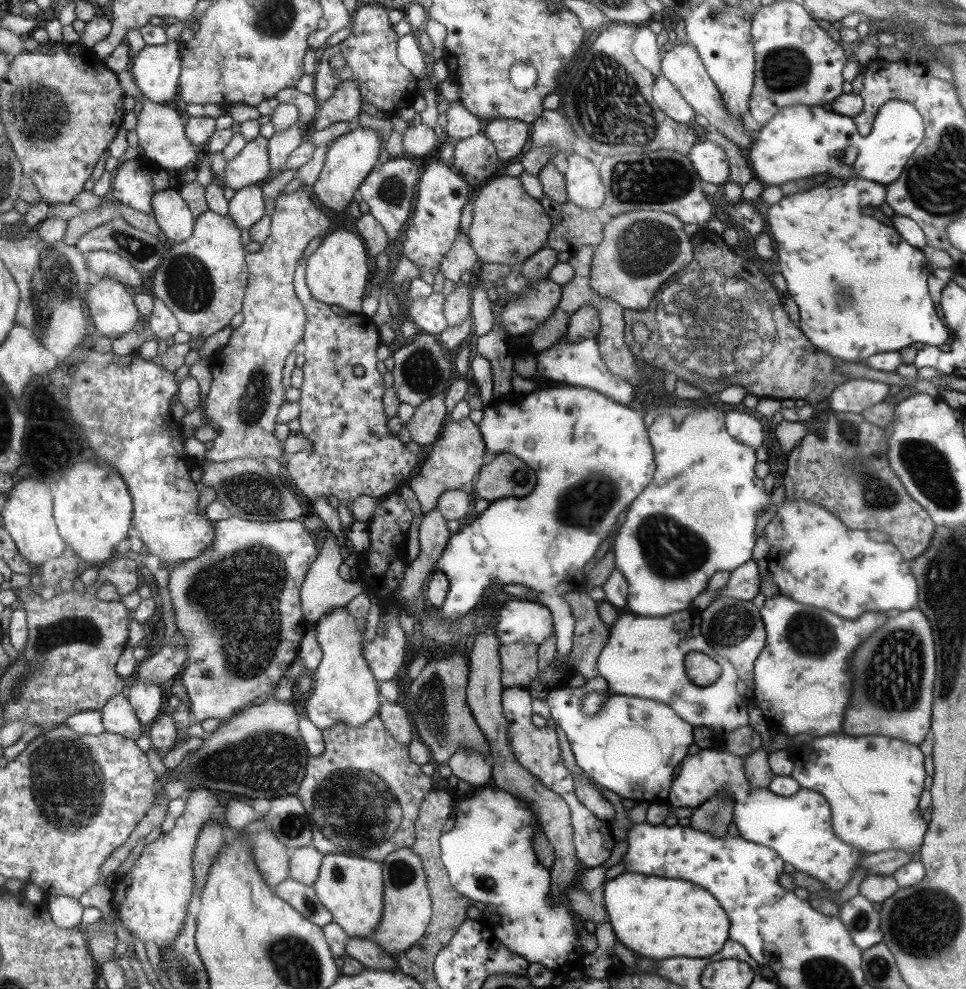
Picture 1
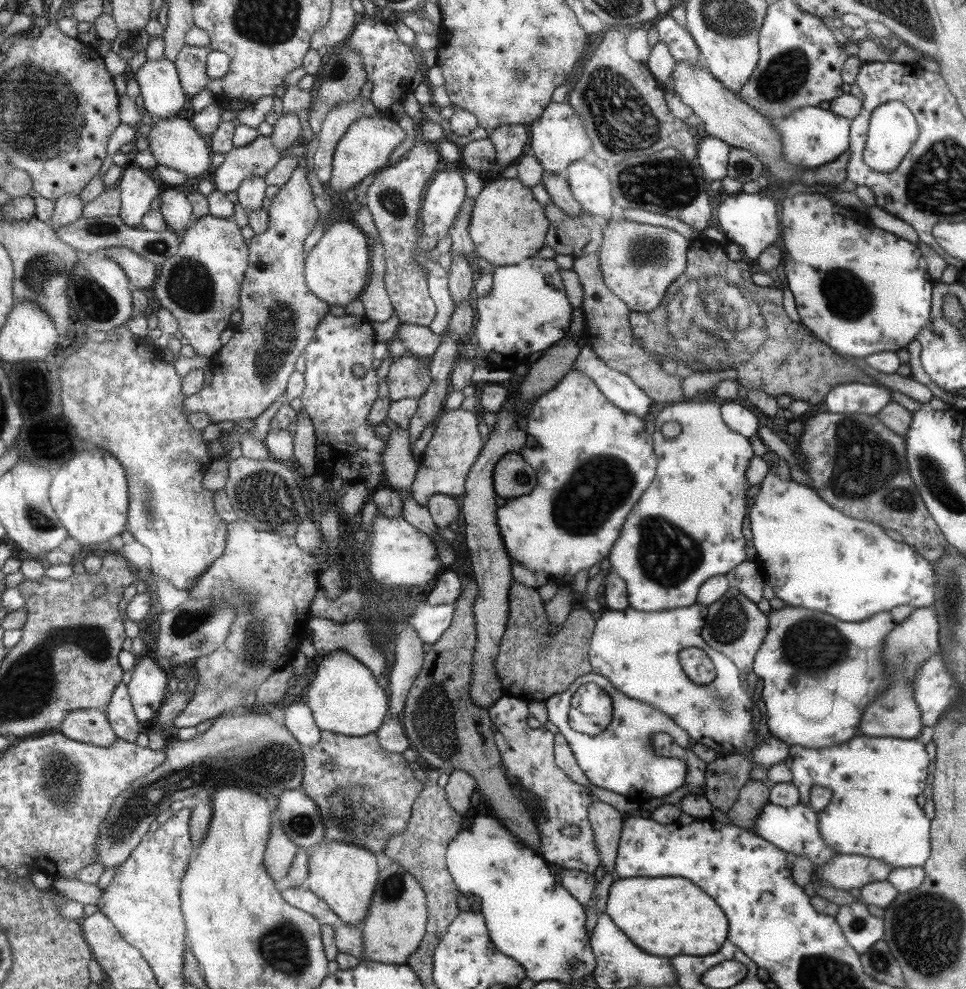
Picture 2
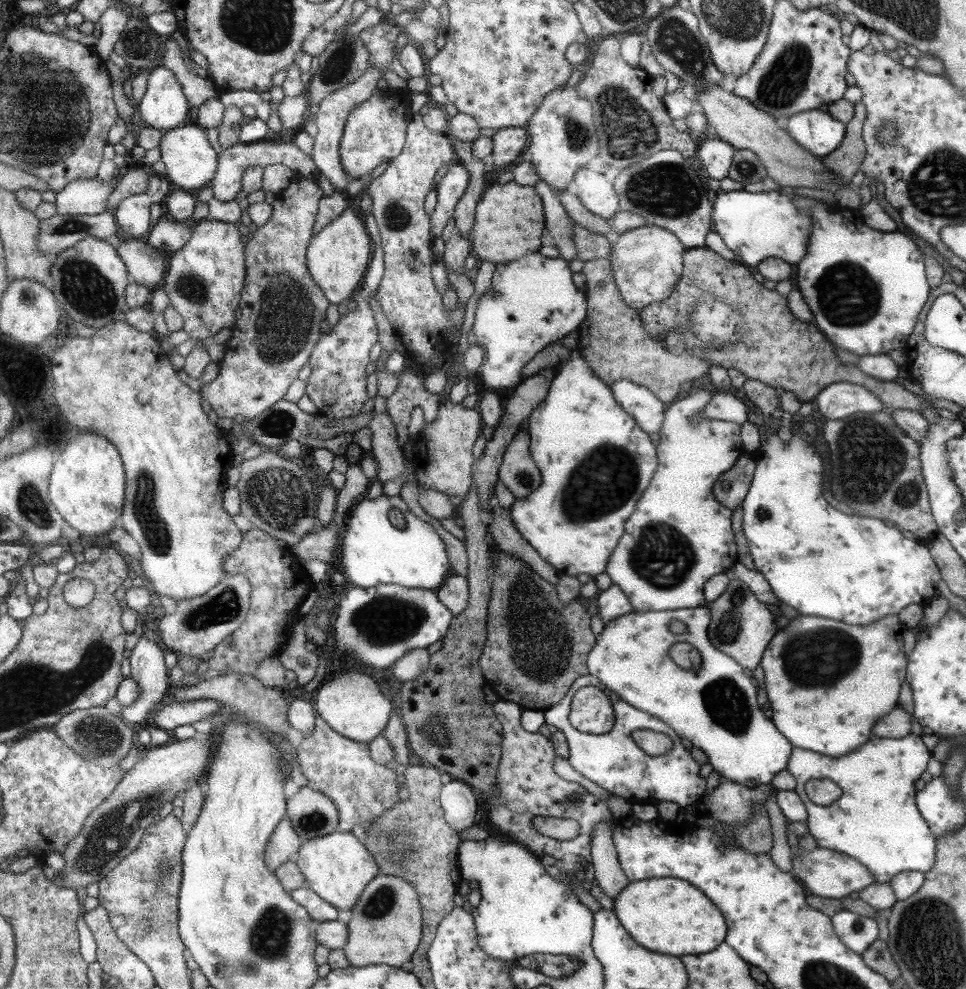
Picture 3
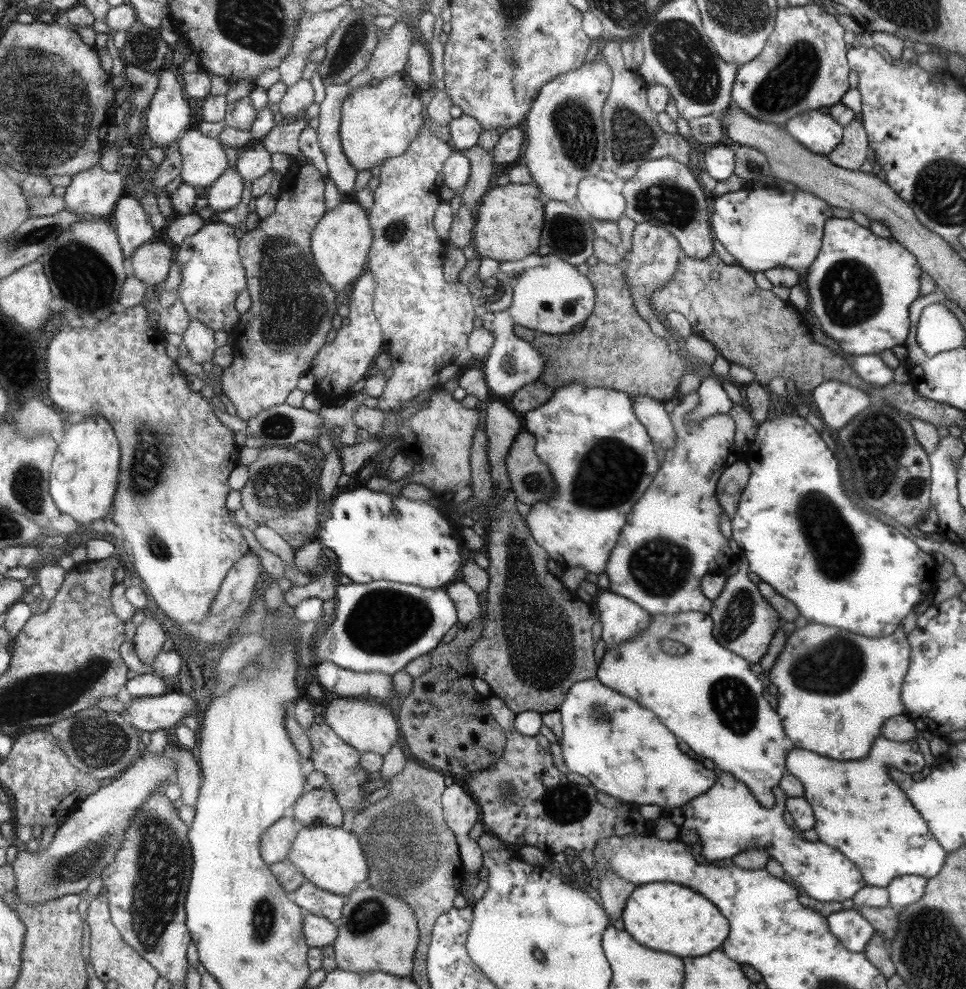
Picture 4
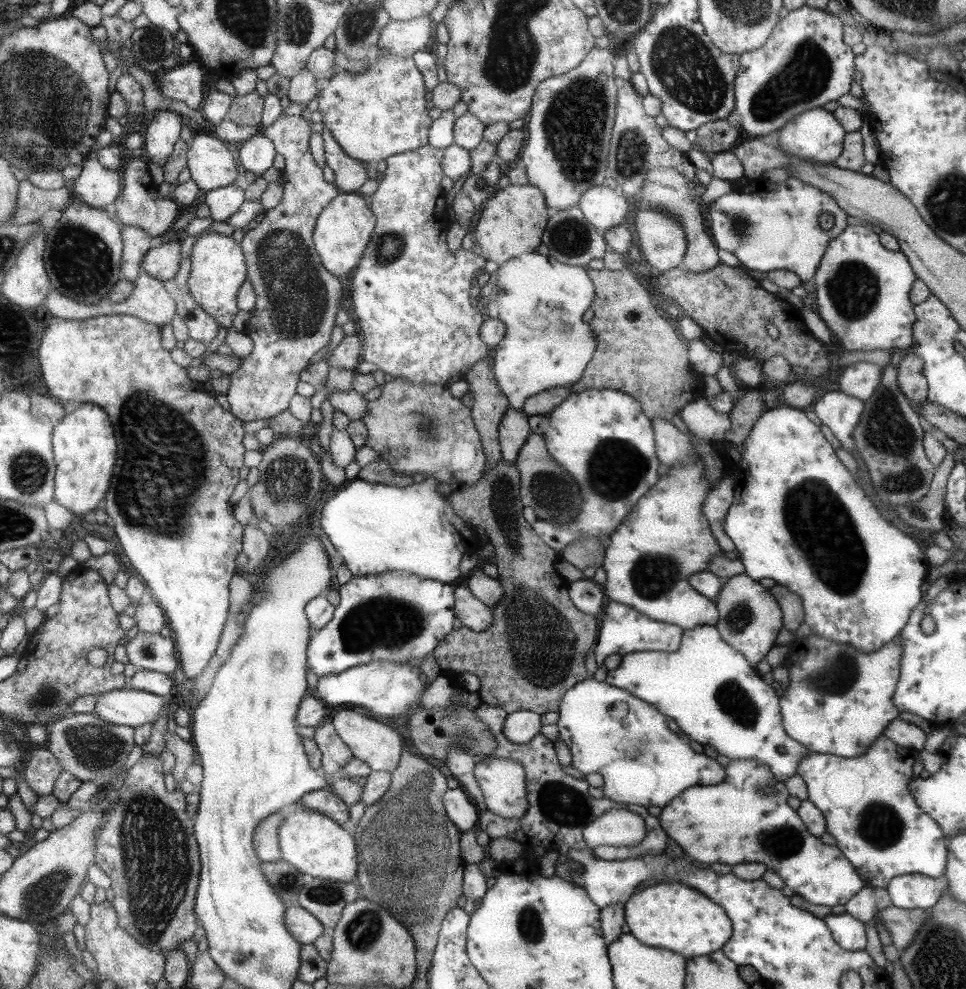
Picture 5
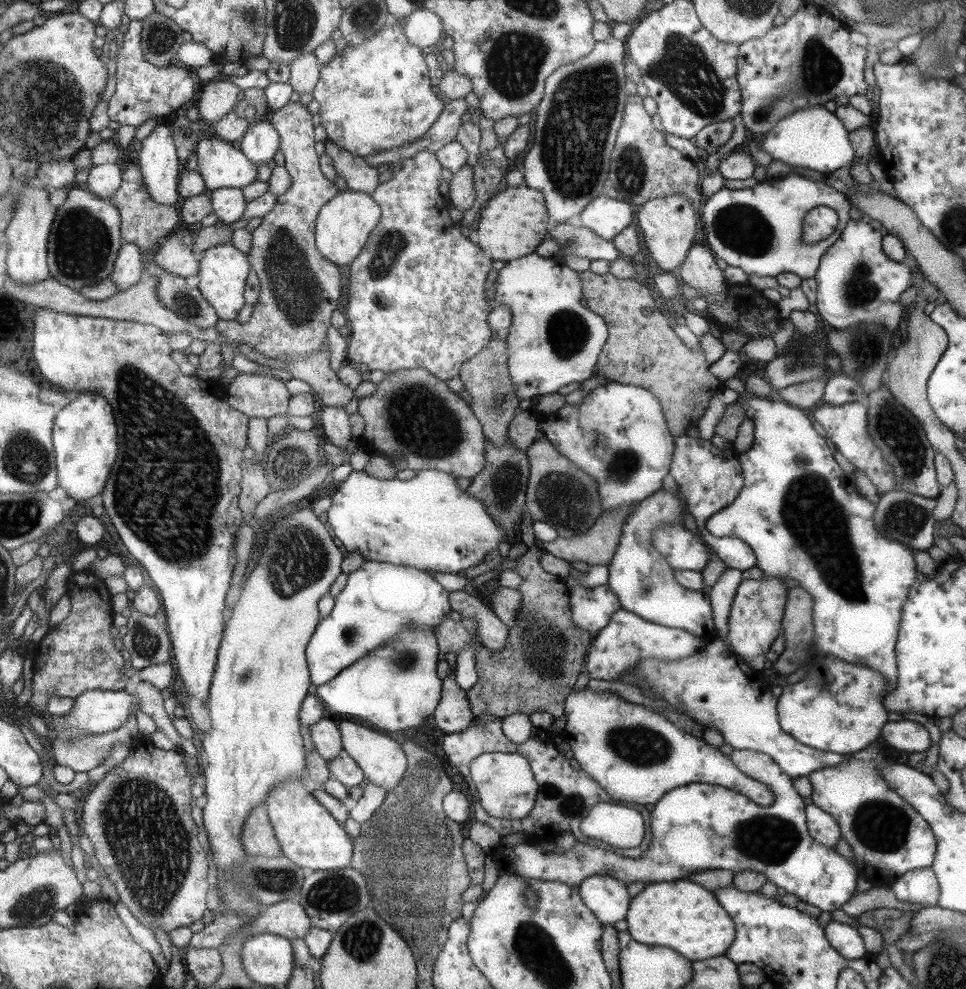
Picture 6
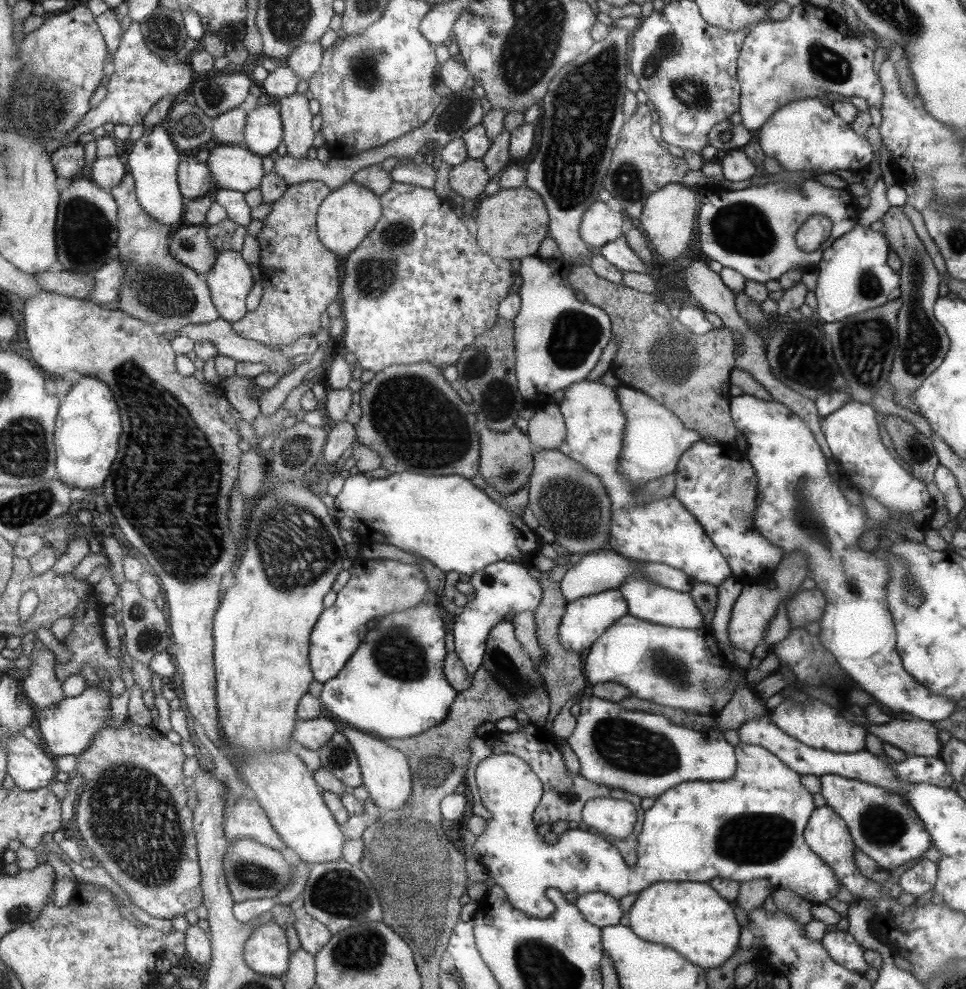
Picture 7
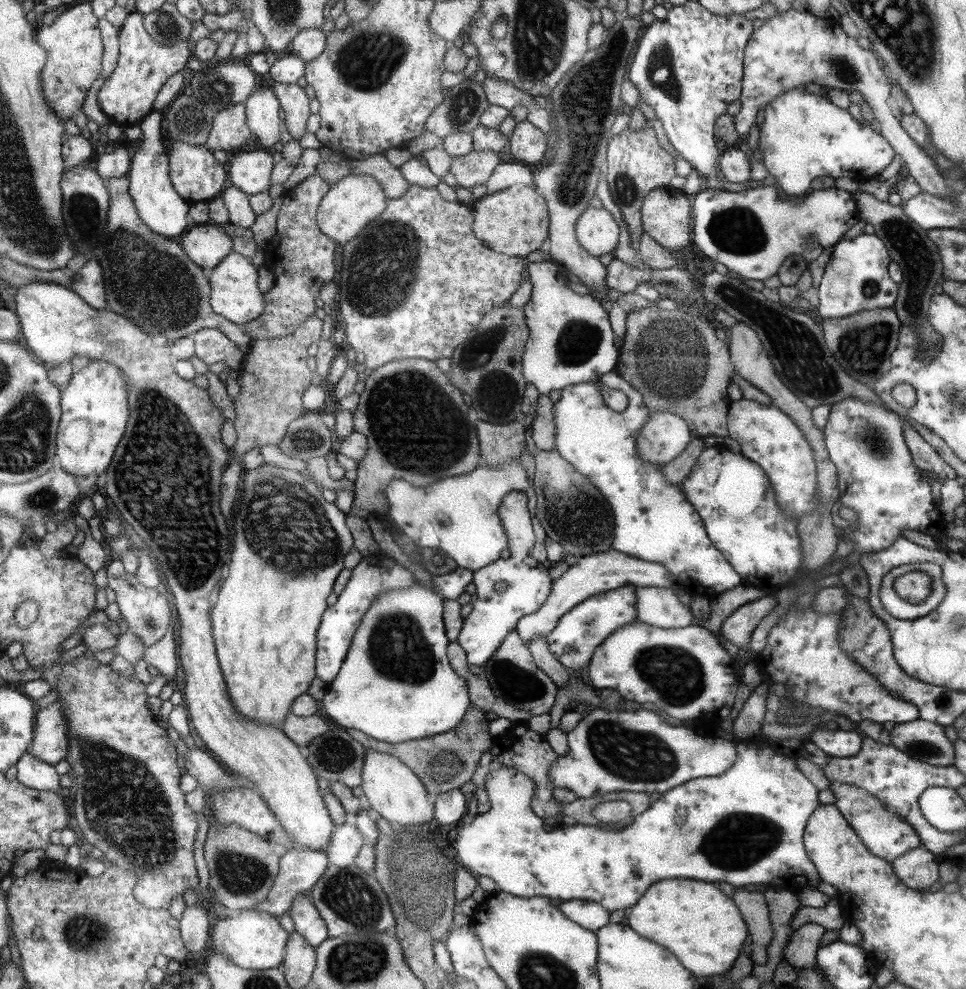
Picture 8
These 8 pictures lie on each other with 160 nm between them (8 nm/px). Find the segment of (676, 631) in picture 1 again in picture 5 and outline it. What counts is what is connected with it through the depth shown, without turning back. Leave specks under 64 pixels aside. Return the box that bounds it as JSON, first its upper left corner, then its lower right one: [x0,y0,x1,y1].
[605,625,809,782]

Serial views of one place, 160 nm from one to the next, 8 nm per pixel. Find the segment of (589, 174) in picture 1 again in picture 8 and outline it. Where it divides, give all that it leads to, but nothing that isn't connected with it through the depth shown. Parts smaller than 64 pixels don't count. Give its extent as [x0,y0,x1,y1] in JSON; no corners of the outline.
[576,207,618,258]

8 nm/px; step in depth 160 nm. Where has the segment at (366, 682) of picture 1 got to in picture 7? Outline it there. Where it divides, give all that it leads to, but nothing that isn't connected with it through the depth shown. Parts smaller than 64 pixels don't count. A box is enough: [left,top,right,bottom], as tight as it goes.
[341,728,411,812]

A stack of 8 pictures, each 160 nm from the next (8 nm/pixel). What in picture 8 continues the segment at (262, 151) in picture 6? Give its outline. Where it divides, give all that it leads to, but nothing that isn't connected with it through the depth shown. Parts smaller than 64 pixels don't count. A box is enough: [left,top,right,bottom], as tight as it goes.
[244,87,283,150]

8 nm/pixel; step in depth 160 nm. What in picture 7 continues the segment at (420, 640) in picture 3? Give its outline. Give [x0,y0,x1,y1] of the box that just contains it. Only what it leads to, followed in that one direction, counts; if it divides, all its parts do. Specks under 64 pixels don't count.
[310,560,429,684]

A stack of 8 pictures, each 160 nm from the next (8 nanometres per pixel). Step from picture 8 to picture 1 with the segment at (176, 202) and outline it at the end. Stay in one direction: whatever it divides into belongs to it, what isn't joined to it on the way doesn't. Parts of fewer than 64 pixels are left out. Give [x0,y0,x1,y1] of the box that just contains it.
[130,39,181,104]

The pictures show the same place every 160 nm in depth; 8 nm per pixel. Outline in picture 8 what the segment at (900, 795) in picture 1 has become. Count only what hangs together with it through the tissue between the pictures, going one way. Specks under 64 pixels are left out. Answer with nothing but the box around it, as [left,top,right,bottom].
[828,781,921,862]

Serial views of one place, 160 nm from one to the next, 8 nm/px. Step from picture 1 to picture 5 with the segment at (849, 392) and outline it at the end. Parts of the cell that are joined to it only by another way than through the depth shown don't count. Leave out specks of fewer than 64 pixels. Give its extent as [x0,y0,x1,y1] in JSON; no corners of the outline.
[814,390,865,450]

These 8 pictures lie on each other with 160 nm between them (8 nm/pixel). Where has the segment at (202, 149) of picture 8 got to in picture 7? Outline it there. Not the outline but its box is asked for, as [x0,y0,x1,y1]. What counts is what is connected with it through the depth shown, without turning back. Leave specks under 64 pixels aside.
[179,156,213,201]

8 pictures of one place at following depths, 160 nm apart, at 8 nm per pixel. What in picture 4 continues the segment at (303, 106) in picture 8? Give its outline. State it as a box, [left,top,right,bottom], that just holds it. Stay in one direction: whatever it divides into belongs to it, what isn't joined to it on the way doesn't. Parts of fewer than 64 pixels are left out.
[220,115,335,420]

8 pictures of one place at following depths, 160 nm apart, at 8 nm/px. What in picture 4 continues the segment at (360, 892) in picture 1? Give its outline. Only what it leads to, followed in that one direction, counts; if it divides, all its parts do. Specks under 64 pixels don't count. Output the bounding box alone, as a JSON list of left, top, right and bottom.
[287,827,369,898]

